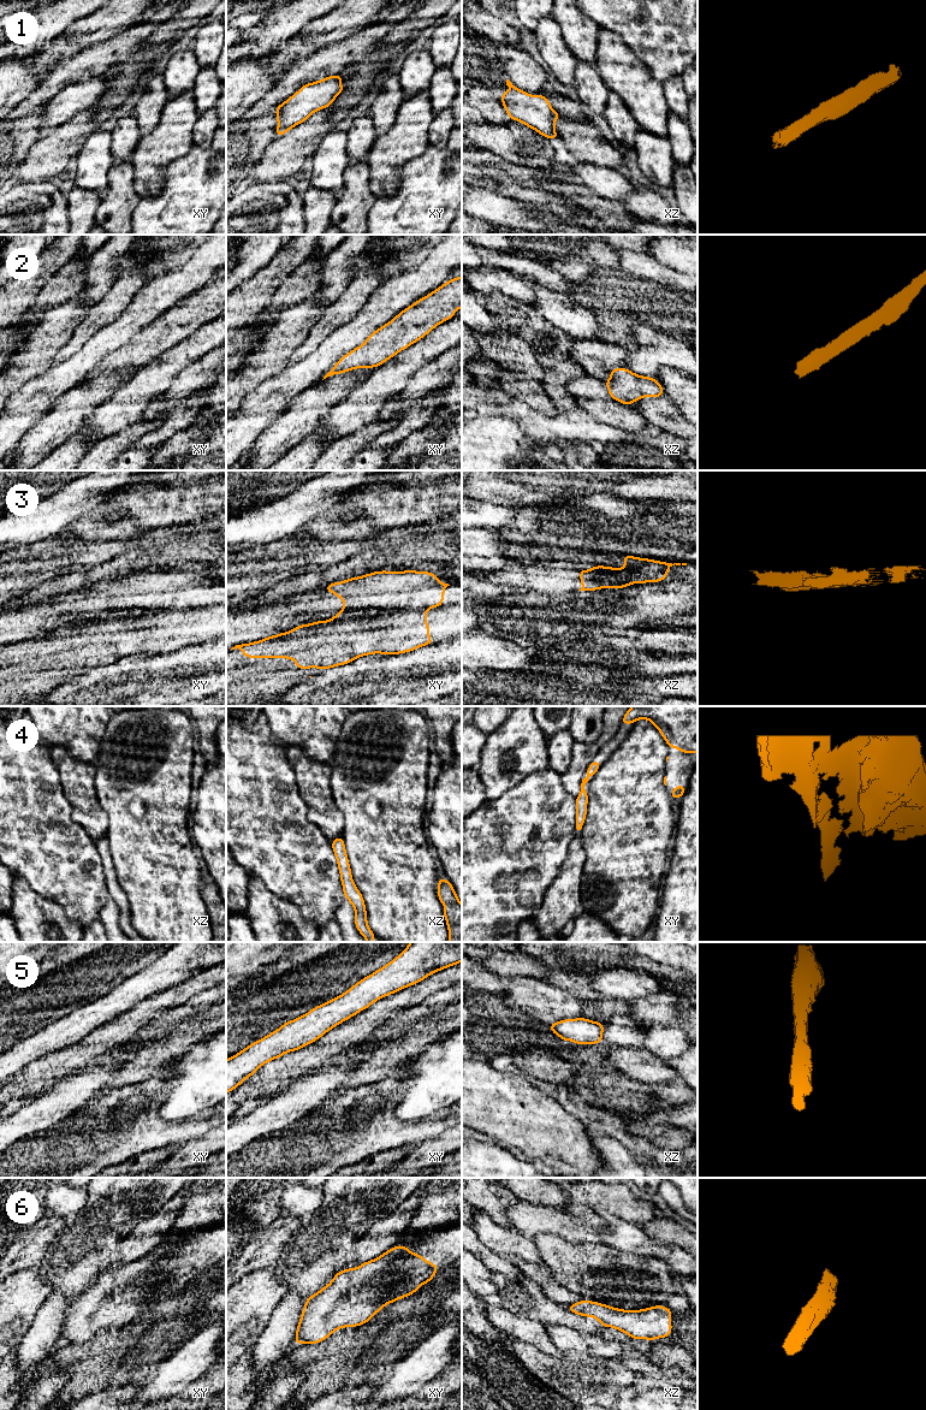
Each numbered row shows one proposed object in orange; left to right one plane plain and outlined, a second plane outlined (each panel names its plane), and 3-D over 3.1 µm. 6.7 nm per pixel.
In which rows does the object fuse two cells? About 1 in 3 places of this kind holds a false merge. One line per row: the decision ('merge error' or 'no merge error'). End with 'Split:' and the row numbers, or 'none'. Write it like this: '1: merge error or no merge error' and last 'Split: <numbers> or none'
1: no merge error
2: no merge error
3: merge error
4: no merge error
5: no merge error
6: no merge error
Split: 3

